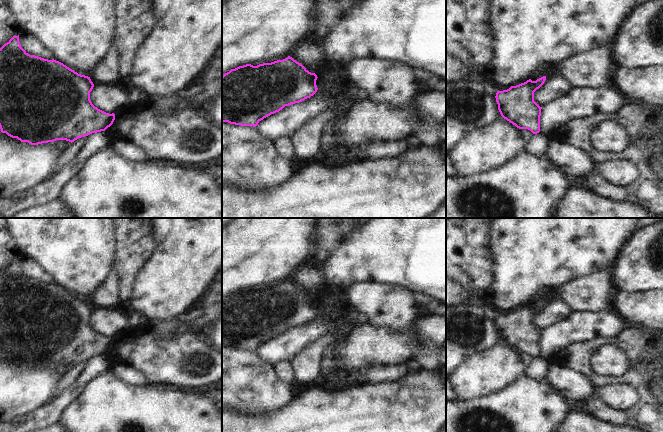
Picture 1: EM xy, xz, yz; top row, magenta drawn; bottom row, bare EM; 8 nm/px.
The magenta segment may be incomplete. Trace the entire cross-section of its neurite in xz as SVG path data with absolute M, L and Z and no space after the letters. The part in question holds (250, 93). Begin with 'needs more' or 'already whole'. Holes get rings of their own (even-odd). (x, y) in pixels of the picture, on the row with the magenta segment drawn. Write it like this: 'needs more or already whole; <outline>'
needs more; M290 56L257 66L239 66L222 76L222 122L256 127L261 120L285 106L302 102L318 90L329 91L342 83L343 77L342 72L335 70L328 70L318 77Z

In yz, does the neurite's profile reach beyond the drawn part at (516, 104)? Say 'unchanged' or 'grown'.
grown

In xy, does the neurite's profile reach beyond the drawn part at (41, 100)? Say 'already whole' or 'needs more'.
needs more

